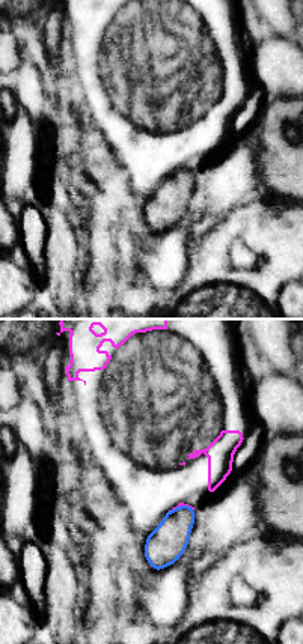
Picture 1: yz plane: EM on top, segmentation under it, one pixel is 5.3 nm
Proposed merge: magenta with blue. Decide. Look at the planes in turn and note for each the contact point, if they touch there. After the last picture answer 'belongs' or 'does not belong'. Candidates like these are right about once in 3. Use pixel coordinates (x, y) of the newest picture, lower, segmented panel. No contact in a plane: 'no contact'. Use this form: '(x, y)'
(181, 504)

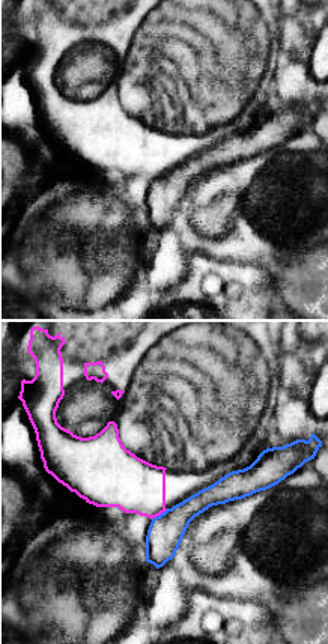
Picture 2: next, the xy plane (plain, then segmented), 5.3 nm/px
(160, 513)

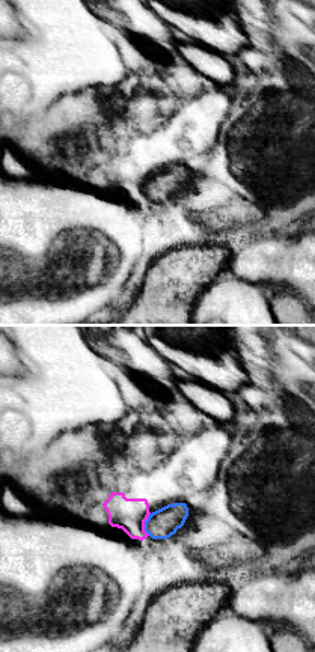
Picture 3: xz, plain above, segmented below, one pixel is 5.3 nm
(143, 524)

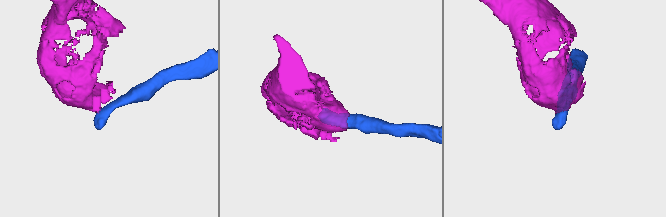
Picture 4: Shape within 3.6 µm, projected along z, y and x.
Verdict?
does not belong

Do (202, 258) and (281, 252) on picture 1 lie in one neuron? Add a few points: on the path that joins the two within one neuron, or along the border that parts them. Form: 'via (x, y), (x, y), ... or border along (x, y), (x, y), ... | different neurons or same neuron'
via (222, 271), (231, 276), (260, 276), (264, 271) | same neuron

